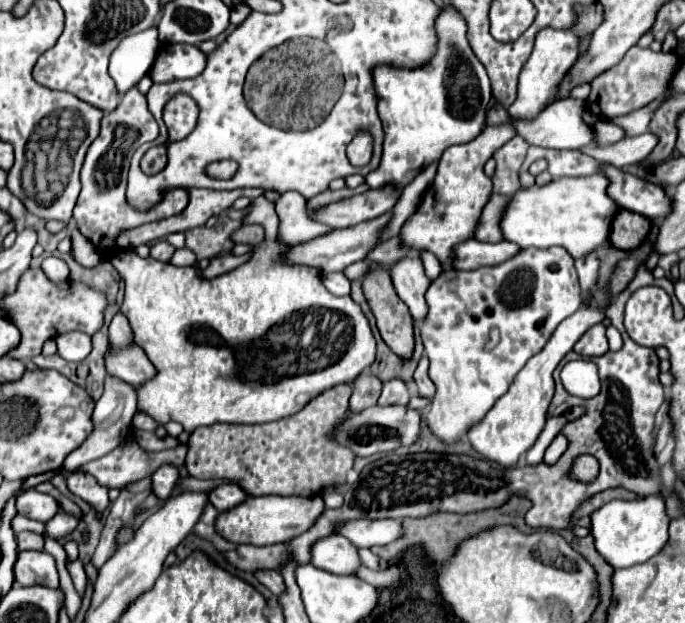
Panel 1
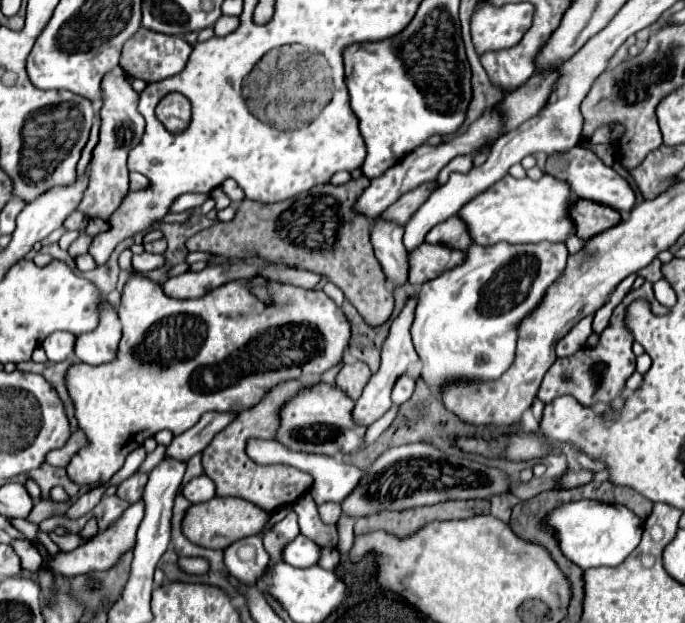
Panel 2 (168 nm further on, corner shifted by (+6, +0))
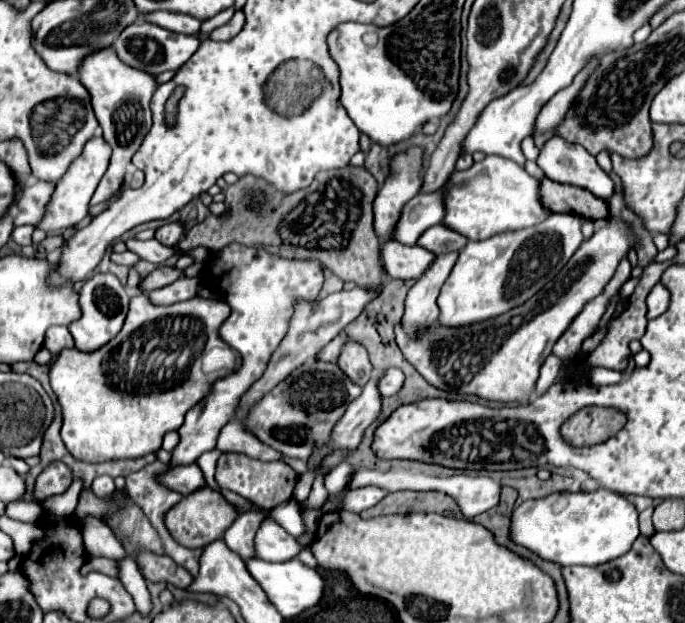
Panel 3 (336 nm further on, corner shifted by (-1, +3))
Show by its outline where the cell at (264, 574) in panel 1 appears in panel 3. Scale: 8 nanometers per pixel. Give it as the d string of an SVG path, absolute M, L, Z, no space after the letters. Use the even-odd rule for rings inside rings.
M245 512L245 514L237 516L223 534L225 544L233 552L237 552L243 560L255 556L253 554L253 538L255 538L255 532L261 526L263 518L265 518L265 512Z

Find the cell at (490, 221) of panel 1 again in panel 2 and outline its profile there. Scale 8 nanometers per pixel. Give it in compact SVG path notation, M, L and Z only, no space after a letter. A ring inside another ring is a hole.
M452 215L450 219L430 229L430 233L426 235L426 243L444 243L448 247L466 251L474 241L470 239L470 231L466 231L466 223L462 223L458 215Z

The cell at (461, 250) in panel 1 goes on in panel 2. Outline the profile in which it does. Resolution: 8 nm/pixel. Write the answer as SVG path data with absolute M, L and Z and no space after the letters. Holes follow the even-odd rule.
M424 243L416 251L410 253L410 283L422 285L448 269L458 267L464 263L466 253L446 247L446 245L432 245Z

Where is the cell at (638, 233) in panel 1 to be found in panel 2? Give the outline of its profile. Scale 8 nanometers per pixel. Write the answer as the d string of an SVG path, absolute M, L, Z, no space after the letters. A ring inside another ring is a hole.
M578 199L576 205L572 207L570 215L574 215L572 219L576 223L576 235L582 241L588 241L594 235L608 231L610 227L616 227L618 223L622 223L622 217L618 211L614 211L612 207L606 207L602 203L586 201L586 199Z

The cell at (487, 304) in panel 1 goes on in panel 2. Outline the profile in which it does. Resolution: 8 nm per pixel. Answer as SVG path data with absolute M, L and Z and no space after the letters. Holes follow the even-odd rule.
M474 243L460 267L422 283L412 341L422 361L420 379L436 399L454 383L494 381L506 373L516 353L518 323L542 303L546 291L562 277L566 259L564 243L496 243L494 247L478 247Z

